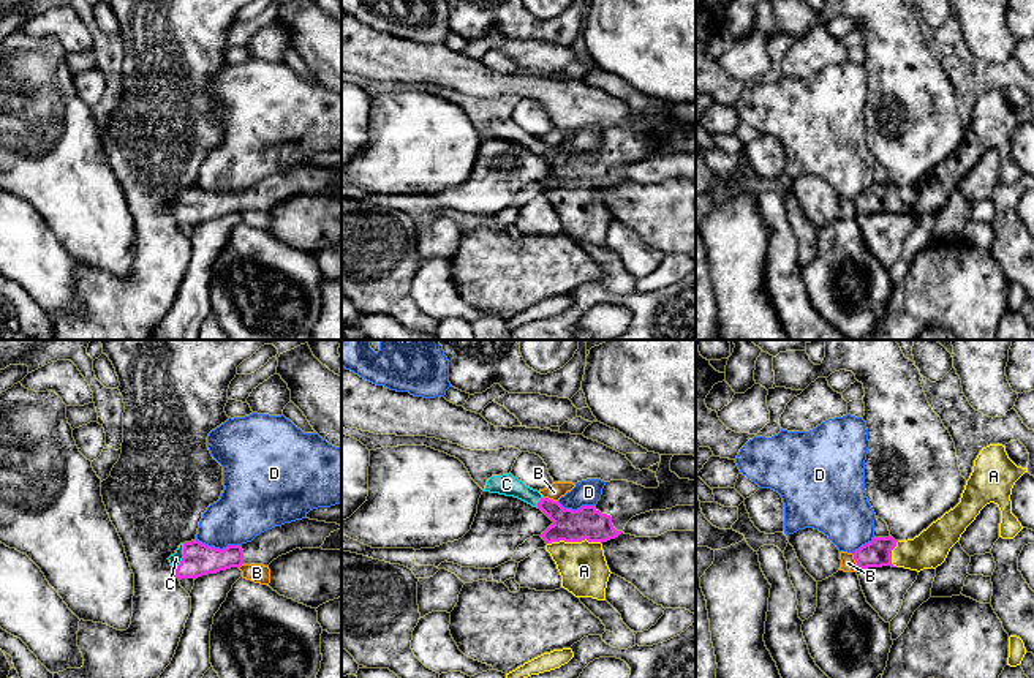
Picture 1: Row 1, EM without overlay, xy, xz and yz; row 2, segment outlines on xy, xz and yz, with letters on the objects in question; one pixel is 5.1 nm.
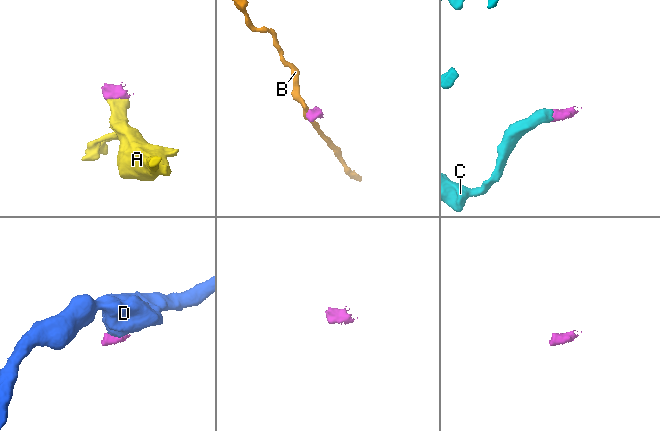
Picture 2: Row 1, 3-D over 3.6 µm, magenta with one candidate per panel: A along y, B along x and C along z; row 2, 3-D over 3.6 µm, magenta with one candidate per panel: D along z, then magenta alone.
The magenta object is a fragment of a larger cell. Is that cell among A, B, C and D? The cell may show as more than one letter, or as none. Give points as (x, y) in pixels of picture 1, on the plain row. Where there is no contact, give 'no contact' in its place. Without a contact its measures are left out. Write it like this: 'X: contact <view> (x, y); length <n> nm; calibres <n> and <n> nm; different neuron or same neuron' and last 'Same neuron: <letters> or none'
A: contact xz (574, 187); length 280 nm; calibres 160 and 240 nm; same neuron
B: contact xz (550, 146); length 80 nm; calibres 160 and 80 nm; different neuron
C: contact xy (182, 204); length 150 nm; calibres 160 and 60 nm; same neuron
D: contact xy (218, 195); length 220 nm; calibres 160 and 280 nm; different neuron
Same neuron: A, C

